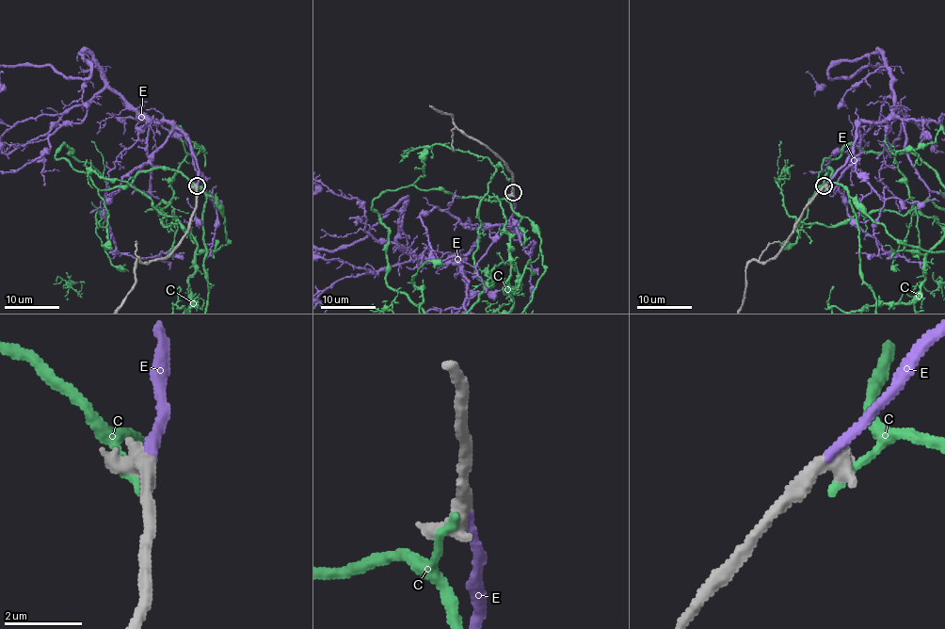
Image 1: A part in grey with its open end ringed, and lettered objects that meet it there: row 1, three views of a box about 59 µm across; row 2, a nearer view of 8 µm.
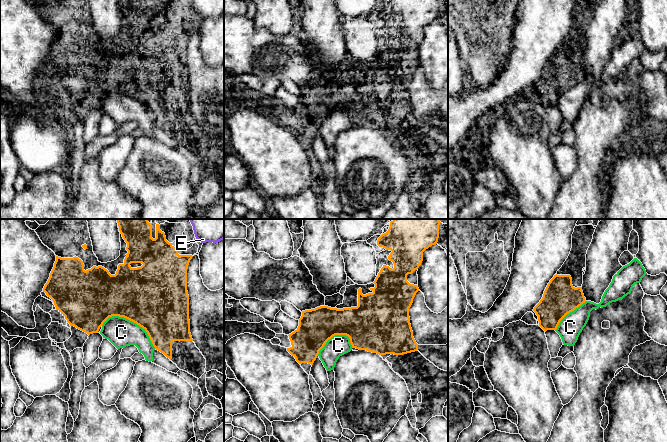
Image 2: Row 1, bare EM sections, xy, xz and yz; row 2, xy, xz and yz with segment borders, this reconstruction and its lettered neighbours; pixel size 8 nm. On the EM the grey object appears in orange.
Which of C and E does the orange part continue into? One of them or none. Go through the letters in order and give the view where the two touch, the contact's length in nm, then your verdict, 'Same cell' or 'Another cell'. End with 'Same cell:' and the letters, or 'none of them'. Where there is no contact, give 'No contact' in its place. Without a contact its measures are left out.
C: Touches orange in xy. Shared border 480 nm. Another cell
E: No contact. Same cell
Same cell: E

